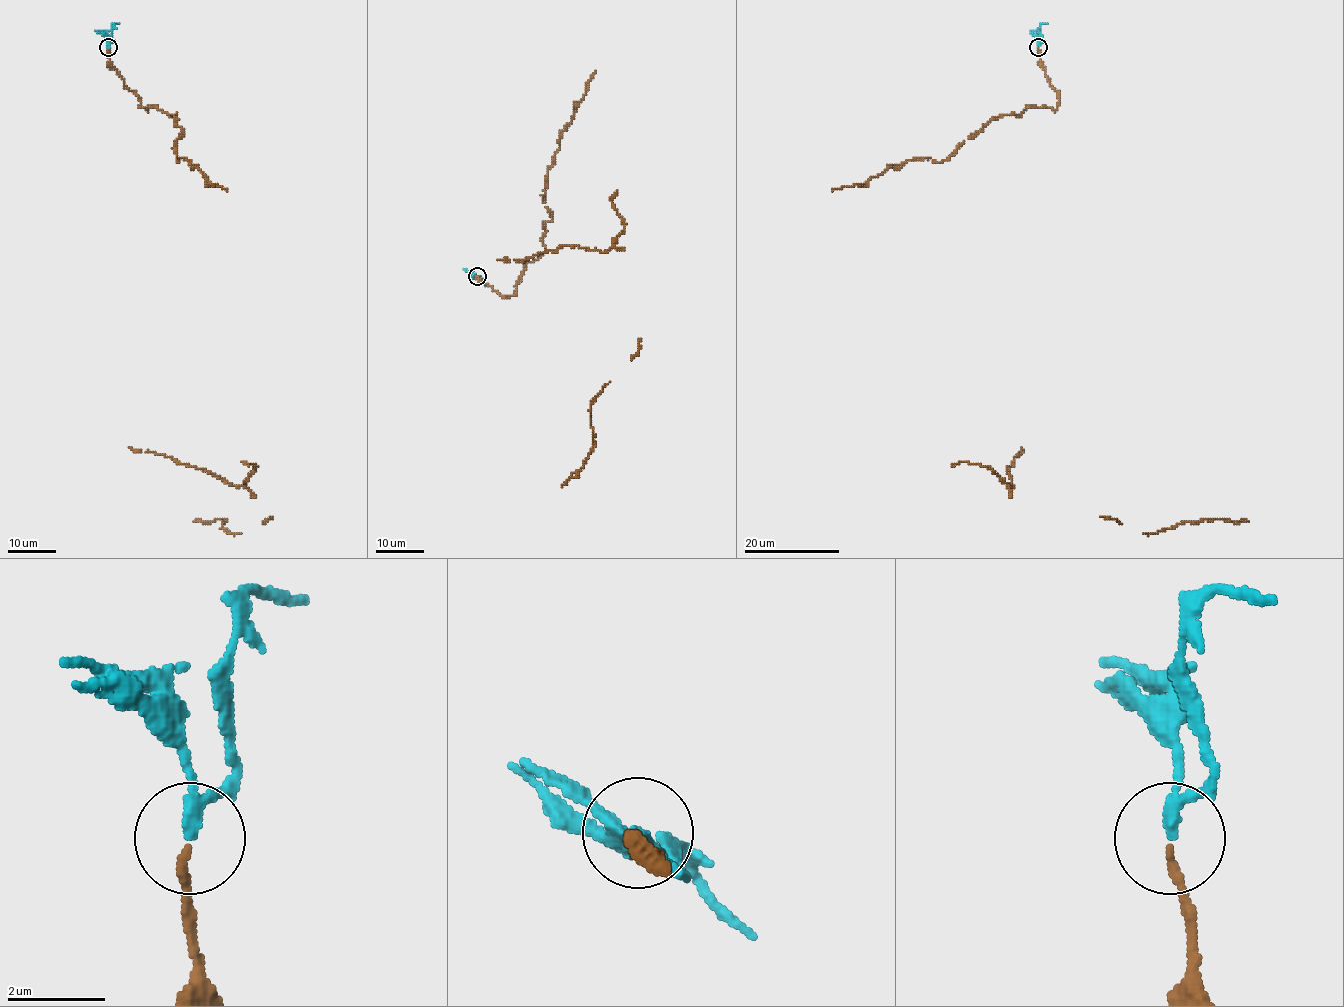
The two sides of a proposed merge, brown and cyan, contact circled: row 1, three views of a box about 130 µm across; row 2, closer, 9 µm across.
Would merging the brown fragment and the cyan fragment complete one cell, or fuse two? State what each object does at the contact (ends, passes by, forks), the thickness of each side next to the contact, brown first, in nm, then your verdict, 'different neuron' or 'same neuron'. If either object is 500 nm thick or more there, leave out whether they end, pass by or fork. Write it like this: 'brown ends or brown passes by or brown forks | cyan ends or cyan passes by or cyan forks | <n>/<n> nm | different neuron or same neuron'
brown ends | cyan passes by | 150/180 nm | different neuron

